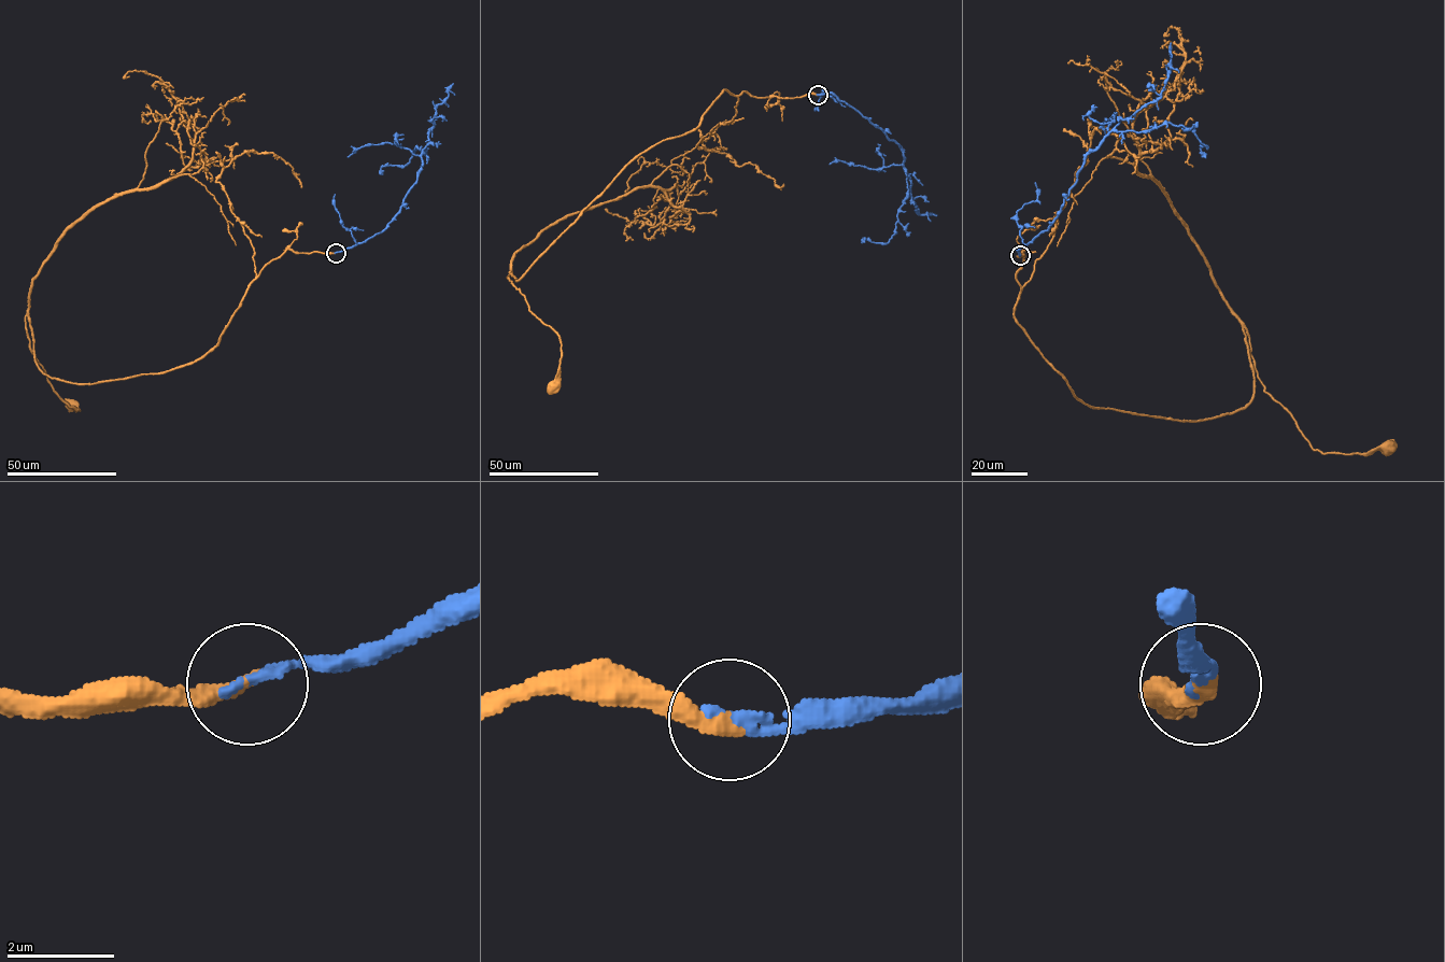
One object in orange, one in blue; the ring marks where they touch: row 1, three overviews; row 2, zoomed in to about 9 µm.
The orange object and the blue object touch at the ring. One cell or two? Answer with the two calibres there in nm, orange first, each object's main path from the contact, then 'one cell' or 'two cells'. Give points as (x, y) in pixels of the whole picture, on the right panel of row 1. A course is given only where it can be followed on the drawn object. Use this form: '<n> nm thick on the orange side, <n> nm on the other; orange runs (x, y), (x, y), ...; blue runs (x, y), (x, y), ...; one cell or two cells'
320 nm thick on the orange side, 240 nm on the other; orange runs (1020, 255), (1015, 321), (1086, 405), (1180, 421), (1242, 409), (1244, 326), (1264, 391), (1315, 450), (1386, 449); blue runs (1020, 255), (1018, 250), (1051, 224), (1084, 158), (1111, 130), (1186, 127), (1206, 146), (1201, 149), (1206, 157); one cell

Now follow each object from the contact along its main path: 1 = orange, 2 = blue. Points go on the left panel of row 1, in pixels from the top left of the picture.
1: (336, 252), (270, 260), (218, 342), (158, 373), (52, 378), (28, 309), (30, 349), (71, 406)
2: (336, 252), (386, 227), (416, 180), (421, 155), (425, 154), (415, 147), (405, 166), (382, 166), (382, 174)

